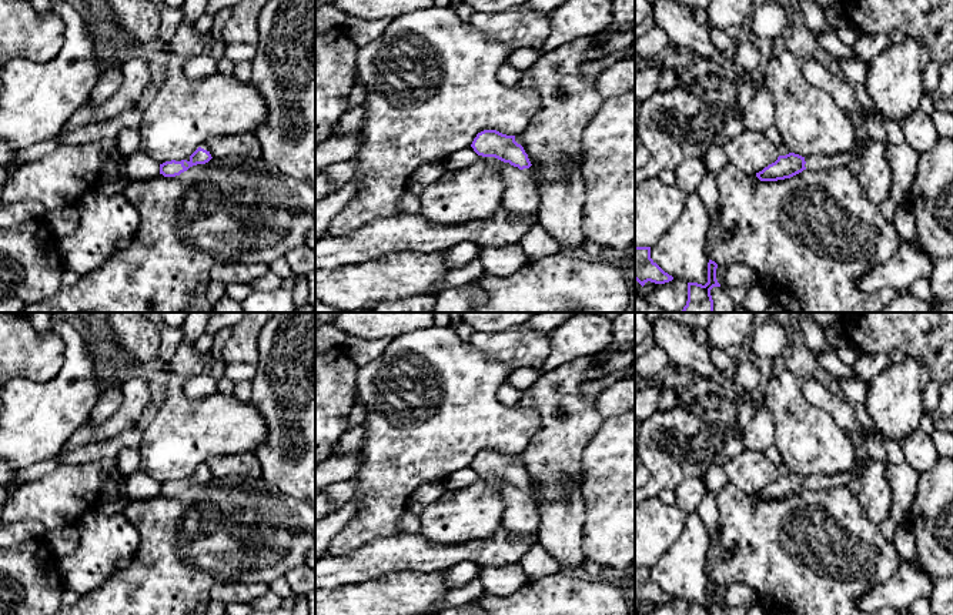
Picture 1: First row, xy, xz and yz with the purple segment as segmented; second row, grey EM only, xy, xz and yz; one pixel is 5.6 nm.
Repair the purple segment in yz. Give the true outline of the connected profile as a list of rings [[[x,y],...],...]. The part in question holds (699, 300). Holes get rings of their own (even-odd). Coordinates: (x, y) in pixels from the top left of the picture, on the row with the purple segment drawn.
[[[712,260],[708,263],[708,283],[705,285],[698,283],[688,283],[688,301],[679,312],[713,312],[713,300],[710,290],[720,287],[716,280],[718,264]]]

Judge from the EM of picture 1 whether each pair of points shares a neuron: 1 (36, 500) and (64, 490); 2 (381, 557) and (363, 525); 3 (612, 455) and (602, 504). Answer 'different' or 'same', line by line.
1: same
2: different
3: same

